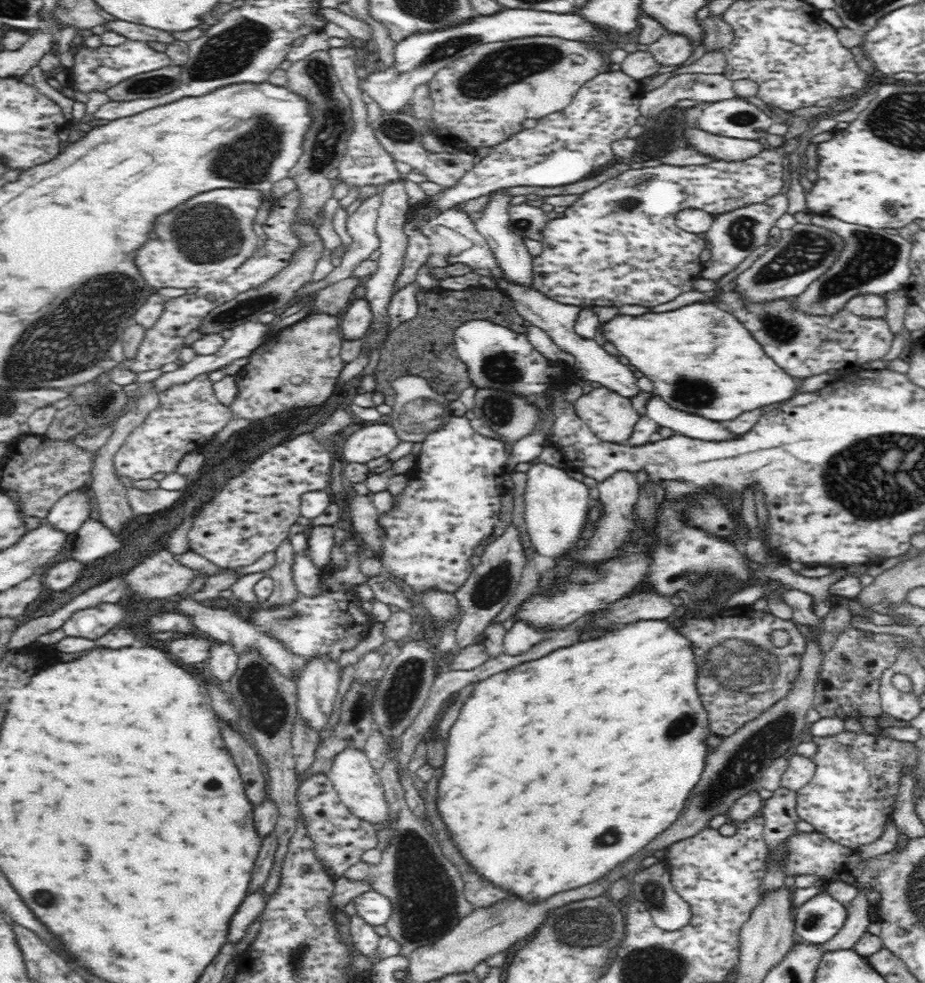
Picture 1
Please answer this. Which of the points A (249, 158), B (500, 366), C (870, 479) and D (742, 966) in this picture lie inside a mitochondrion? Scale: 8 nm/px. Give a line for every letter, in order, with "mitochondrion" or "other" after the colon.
A: mitochondrion
B: mitochondrion
C: mitochondrion
D: other

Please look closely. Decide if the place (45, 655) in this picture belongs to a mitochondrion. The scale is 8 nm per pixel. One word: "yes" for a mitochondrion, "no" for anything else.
no

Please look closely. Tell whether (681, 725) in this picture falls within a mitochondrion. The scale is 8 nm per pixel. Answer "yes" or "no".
yes

